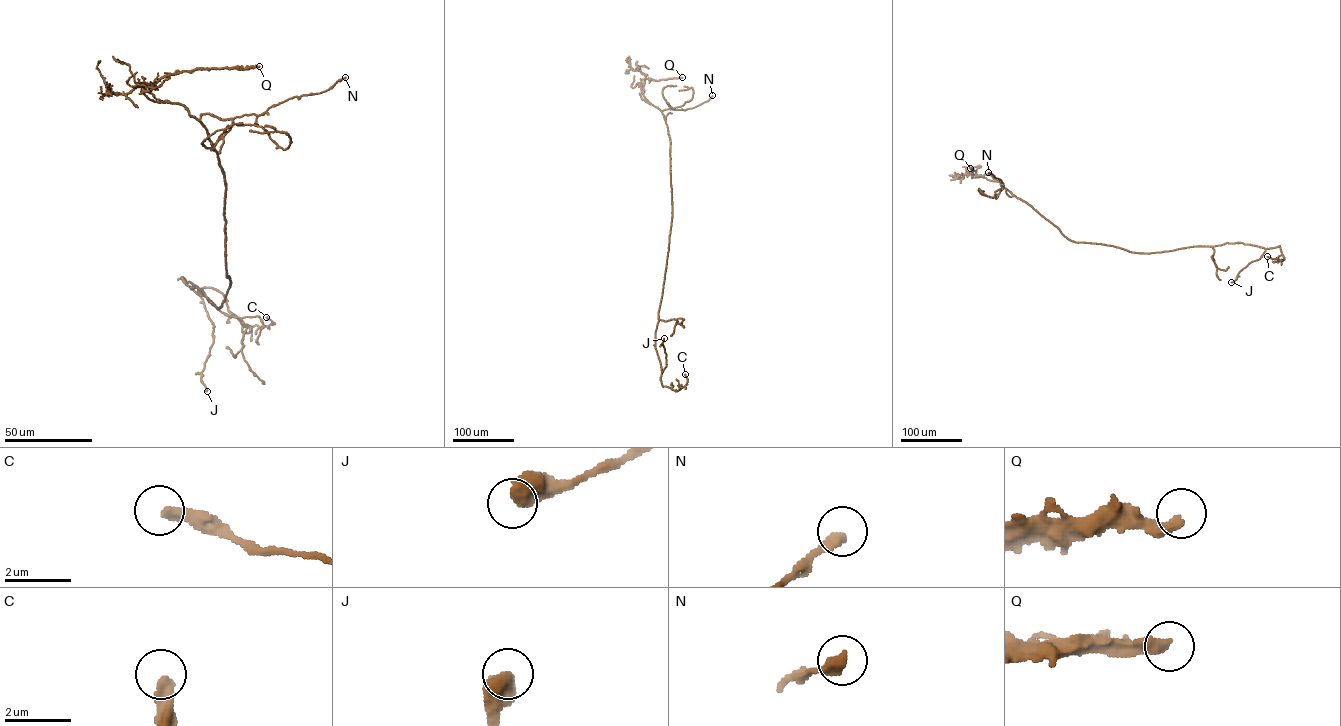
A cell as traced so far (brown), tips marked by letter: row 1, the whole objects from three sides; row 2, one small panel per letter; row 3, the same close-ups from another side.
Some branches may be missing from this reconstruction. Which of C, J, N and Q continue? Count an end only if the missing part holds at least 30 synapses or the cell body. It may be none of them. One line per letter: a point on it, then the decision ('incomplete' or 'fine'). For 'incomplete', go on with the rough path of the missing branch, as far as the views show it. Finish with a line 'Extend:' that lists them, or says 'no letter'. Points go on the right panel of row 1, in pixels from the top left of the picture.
C: (1267, 256) | fine
J: (1231, 282) | fine
N: (988, 172) | fine
Q: (970, 168) | incomplete
Extend: Q

